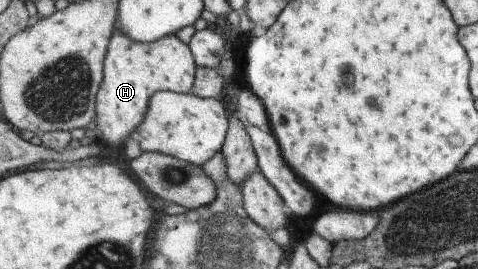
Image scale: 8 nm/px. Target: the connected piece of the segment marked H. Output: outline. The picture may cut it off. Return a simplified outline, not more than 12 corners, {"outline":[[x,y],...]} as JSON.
{"outline":[[116,27],[97,139],[122,150],[162,90],[192,92],[193,49]]}

